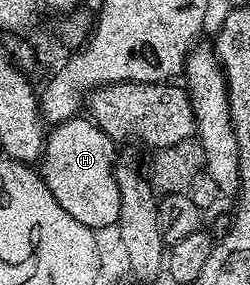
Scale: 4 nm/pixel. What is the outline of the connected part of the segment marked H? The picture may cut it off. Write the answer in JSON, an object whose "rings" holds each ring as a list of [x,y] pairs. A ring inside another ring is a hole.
{"rings":[[[88,117],[69,119],[52,129],[54,131],[46,134],[45,148],[39,160],[39,174],[47,189],[51,189],[51,197],[83,225],[96,229],[116,224],[120,203],[113,169],[119,156],[113,139]]]}

